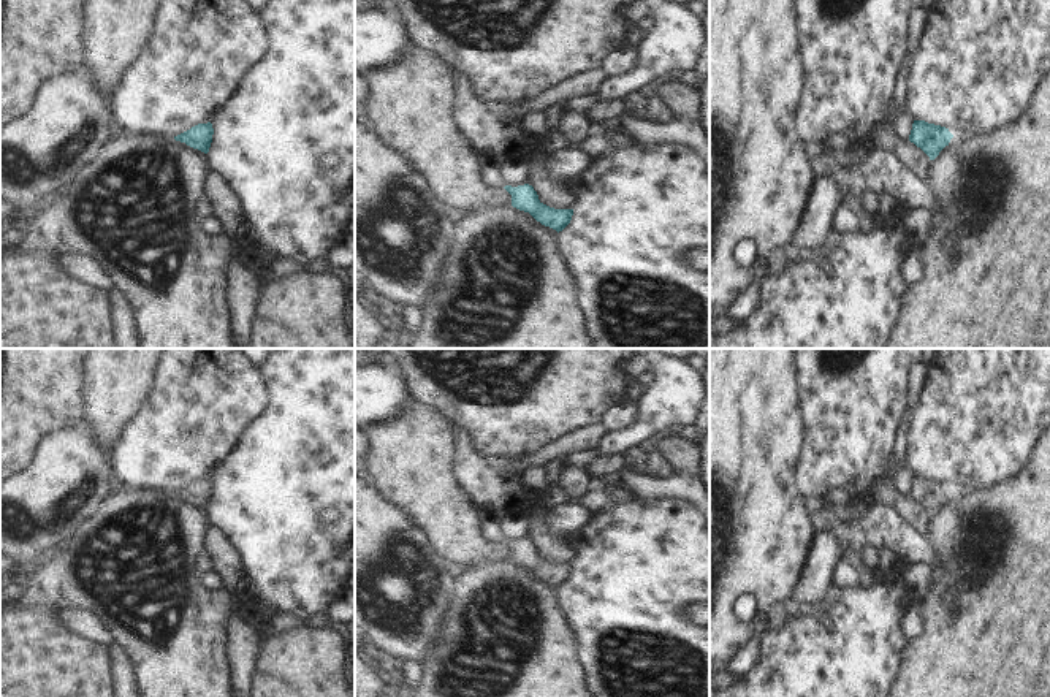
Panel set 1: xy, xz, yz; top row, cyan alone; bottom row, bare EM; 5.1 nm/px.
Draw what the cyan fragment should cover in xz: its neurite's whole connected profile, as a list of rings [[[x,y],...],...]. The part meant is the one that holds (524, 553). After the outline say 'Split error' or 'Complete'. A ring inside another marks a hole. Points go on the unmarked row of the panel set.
[[[532,540],[504,542],[512,550],[512,561],[529,567],[537,577],[545,581],[562,586],[572,575],[573,564],[554,564],[538,554]]]. Complete.

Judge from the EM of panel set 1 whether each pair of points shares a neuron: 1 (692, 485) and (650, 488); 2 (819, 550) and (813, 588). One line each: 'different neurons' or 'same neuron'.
1: same neuron
2: same neuron

